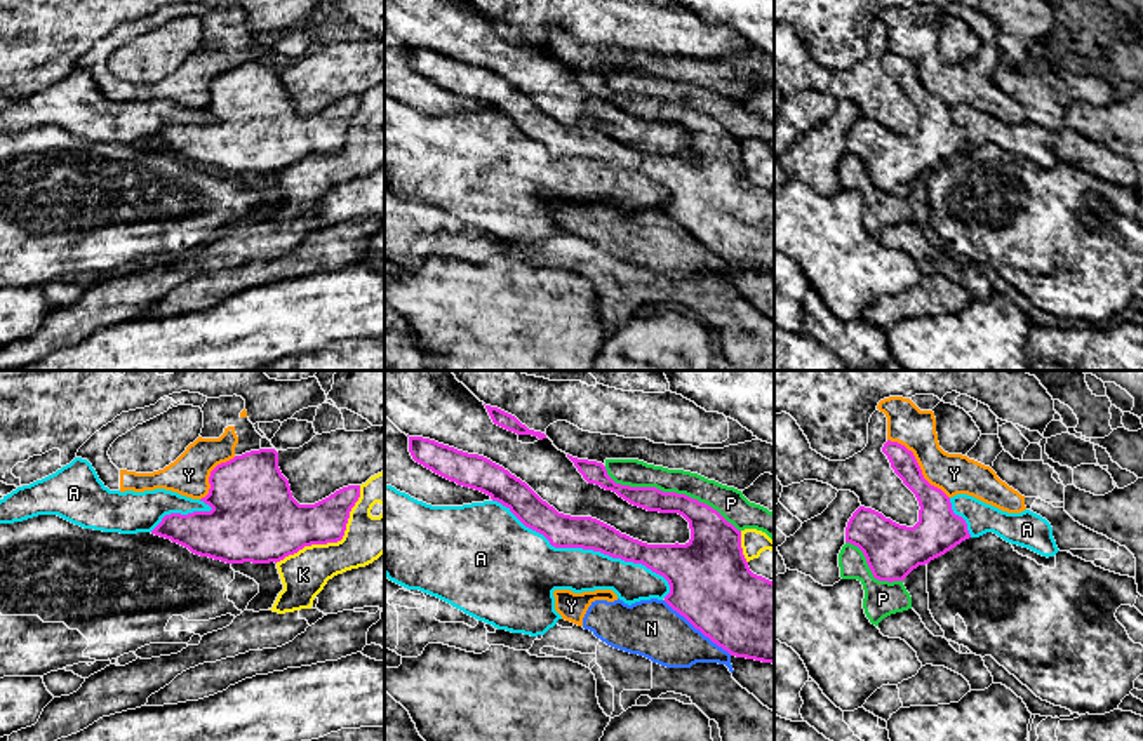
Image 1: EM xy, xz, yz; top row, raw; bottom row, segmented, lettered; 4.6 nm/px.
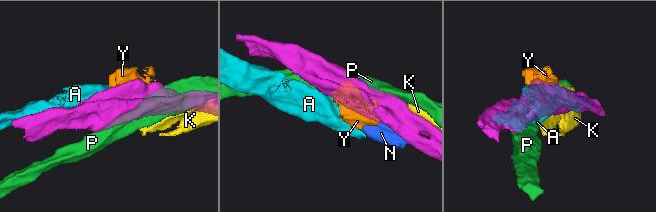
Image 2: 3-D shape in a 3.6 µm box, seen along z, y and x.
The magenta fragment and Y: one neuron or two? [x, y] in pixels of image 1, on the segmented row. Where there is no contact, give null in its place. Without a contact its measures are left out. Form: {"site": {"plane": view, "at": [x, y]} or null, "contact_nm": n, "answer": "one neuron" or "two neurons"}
{"site": {"plane": "yz", "at": [917, 465]}, "contact_nm": 400, "answer": "two neurons"}

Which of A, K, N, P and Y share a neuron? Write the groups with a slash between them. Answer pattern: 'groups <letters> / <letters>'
groups A / K / N Y / P

